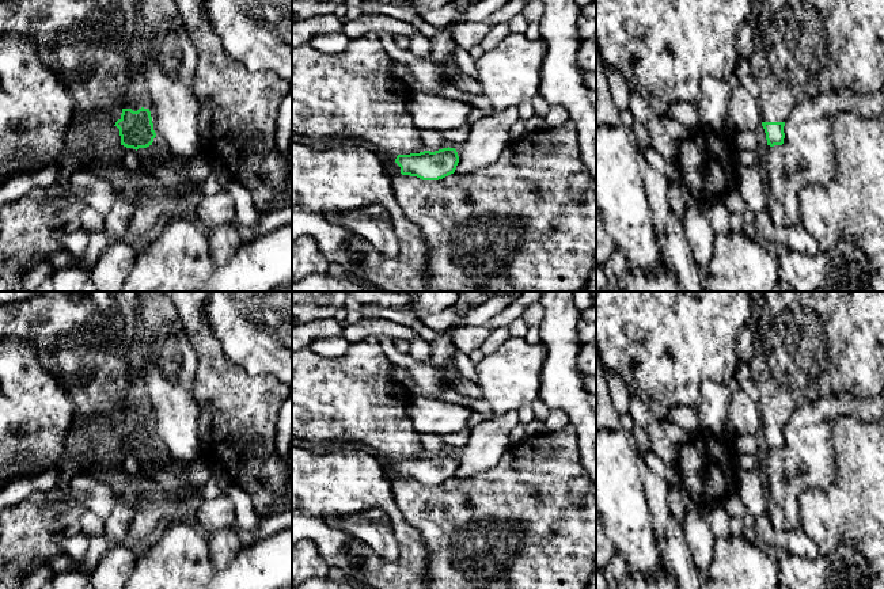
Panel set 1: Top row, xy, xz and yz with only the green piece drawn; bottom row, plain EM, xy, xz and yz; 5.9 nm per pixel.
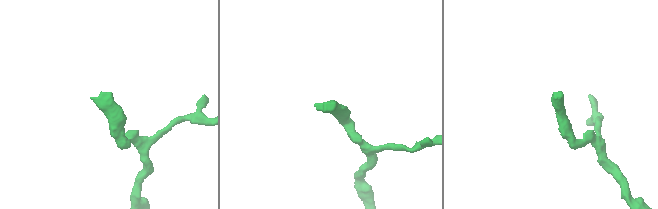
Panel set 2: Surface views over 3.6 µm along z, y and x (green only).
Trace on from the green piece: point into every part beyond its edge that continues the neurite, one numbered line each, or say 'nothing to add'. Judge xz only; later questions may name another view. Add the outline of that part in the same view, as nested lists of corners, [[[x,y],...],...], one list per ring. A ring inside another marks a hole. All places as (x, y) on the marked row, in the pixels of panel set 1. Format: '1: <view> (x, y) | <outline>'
1: xz (391, 167) | [[[390,155],[383,160],[383,166],[391,178],[401,174],[401,167],[395,163],[397,156],[398,155]]]

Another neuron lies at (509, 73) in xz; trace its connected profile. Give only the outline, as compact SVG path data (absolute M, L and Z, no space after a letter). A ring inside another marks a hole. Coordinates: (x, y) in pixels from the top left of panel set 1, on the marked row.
M512 33L475 61L475 79L496 113L519 107L538 94L545 54L543 39L531 41L521 33Z

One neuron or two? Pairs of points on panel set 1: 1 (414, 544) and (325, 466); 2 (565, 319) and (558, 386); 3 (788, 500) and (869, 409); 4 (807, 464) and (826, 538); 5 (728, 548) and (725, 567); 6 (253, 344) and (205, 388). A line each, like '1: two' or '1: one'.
1: one
2: one
3: one
4: two
5: one
6: two

